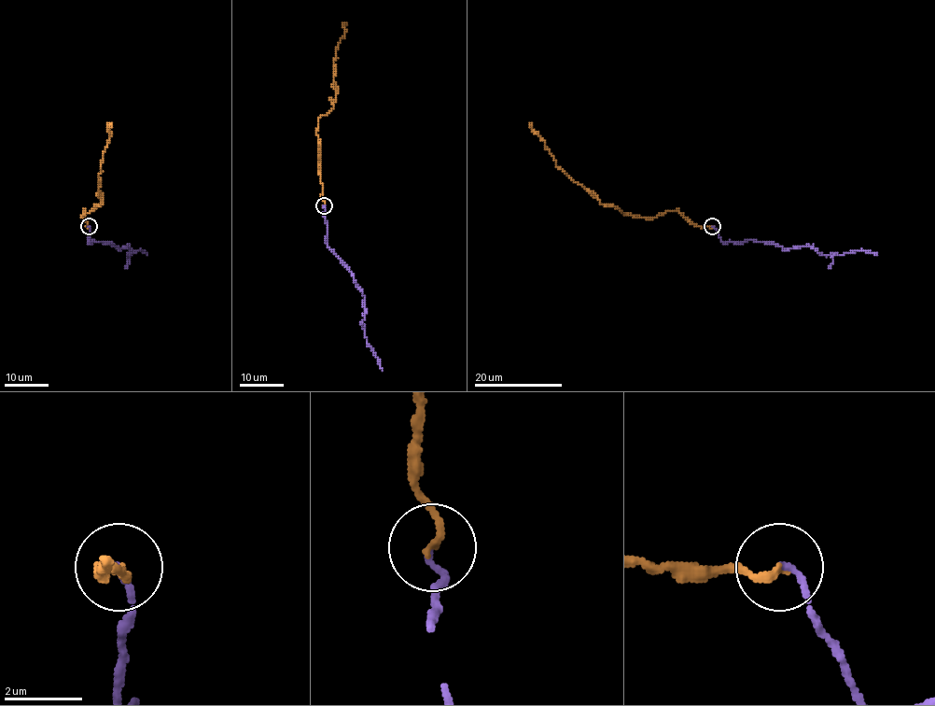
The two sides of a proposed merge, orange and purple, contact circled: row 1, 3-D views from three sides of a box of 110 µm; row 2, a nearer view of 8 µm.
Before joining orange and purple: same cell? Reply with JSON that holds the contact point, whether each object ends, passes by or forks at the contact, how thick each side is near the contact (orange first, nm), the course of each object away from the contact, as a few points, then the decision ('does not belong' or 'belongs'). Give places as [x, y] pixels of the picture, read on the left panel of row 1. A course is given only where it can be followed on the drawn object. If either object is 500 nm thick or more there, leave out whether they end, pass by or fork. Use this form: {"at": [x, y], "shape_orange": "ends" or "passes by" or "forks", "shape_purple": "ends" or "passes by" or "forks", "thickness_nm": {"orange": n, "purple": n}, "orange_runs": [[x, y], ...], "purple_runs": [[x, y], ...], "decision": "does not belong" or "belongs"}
{"at": [89, 226], "shape_orange": "ends", "shape_purple": "ends", "thickness_nm": {"orange": 200, "purple": 170}, "orange_runs": [[89, 226], [84, 210], [85, 218], [81, 217], [100, 205], [99, 180], [111, 123]], "purple_runs": [[89, 226], [89, 242], [110, 242], [118, 248], [129, 246], [131, 251], [128, 254], [137, 249], [147, 254]], "decision": "belongs"}

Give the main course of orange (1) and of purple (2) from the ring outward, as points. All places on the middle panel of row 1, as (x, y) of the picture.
1: (324, 205), (316, 129), (317, 120), (333, 106), (338, 91), (334, 81), (336, 49), (346, 23)
2: (324, 205), (327, 246), (354, 278), (364, 297), (365, 338), (383, 370)

